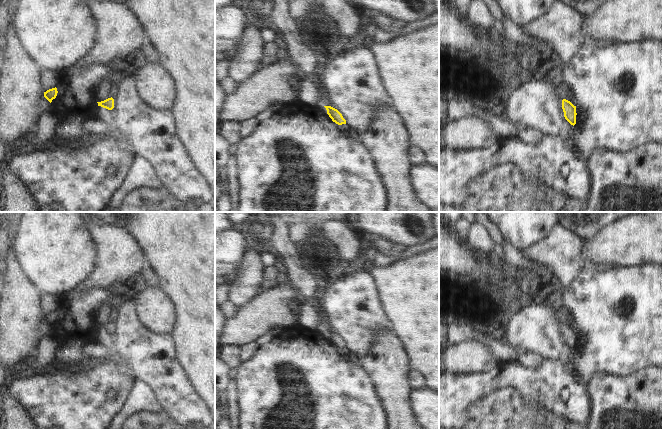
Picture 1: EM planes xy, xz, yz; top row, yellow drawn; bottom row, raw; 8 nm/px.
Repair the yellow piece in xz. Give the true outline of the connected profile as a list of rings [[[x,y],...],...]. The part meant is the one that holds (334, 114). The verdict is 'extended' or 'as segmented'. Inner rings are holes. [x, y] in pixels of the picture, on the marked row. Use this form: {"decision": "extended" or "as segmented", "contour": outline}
{"decision": "extended", "contour": [[[331,106],[324,107],[326,108],[329,117],[332,119],[333,122],[339,125],[341,130],[350,133],[354,137],[358,136],[358,133],[346,124],[346,120],[343,118],[342,114],[337,109]]]}

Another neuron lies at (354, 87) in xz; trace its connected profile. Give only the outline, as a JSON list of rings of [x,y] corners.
[[[354,48],[338,55],[324,65],[324,72],[317,80],[328,94],[327,101],[324,104],[320,103],[320,110],[327,113],[326,106],[337,109],[346,120],[346,124],[358,134],[363,133],[372,123],[378,102],[391,102],[370,49]]]

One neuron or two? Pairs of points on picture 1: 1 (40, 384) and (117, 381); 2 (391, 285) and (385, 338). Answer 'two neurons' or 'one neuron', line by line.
1: one neuron
2: two neurons

